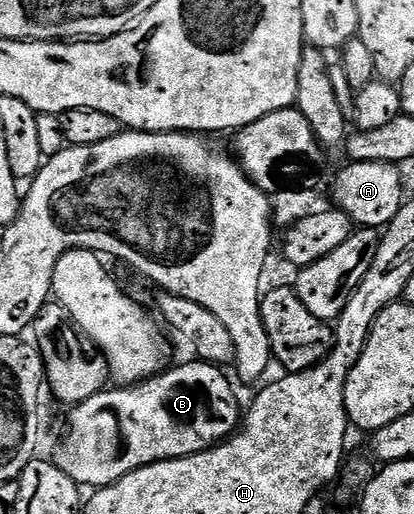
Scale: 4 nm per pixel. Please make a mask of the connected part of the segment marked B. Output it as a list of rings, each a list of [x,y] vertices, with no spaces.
[[[192,360],[182,369],[170,368],[150,377],[149,397],[141,390],[144,388],[137,387],[130,392],[121,387],[116,390],[118,393],[102,391],[76,406],[70,412],[73,414],[65,438],[51,454],[53,464],[78,487],[90,485],[90,490],[96,491],[114,485],[123,475],[144,465],[212,449],[232,437],[243,417],[242,410],[237,410],[234,382],[225,378],[224,368],[204,360]]]

